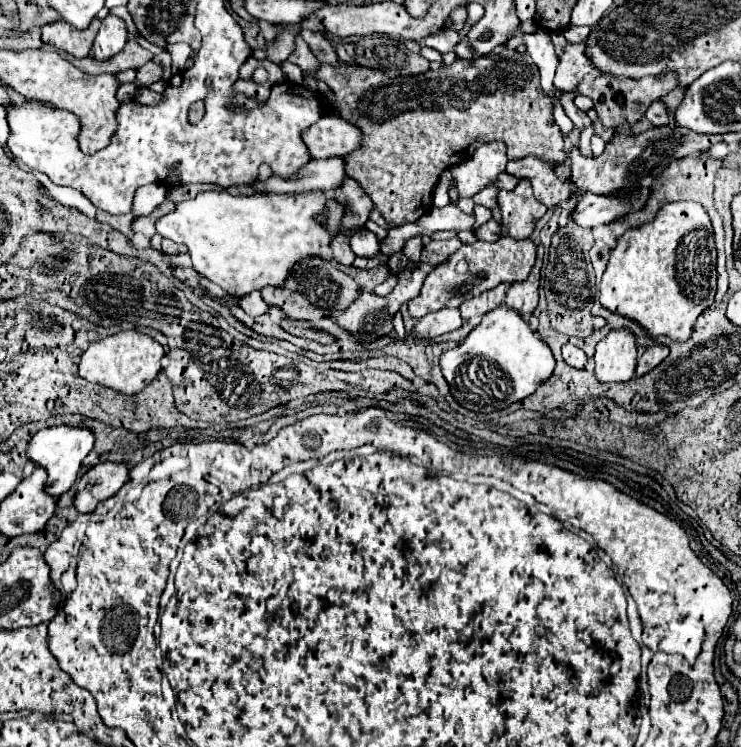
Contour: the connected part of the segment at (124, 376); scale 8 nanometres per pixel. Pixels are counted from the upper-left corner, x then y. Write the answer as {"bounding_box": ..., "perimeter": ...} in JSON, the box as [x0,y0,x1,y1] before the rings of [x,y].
{"bounding_box":[80,330,164,394],"perimeter":[[[122,330],[88,346],[80,360],[80,376],[90,382],[110,386],[124,394],[136,394],[158,376],[158,372],[162,370],[162,356],[164,348],[152,336],[142,334],[138,330]]]}

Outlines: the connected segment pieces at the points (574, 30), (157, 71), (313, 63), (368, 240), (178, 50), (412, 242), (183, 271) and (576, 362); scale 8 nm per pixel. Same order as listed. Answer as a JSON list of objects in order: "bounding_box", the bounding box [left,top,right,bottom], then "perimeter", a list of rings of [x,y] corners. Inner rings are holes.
[{"bounding_box":[562,26,590,42],"perimeter":[[[566,26],[566,32],[562,32],[566,36],[568,42],[584,42],[586,36],[590,34],[590,28],[582,28],[582,26]]]},{"bounding_box":[134,60,164,86],"perimeter":[[[150,60],[148,64],[144,64],[144,66],[138,70],[138,76],[136,76],[136,82],[134,82],[134,84],[150,86],[150,84],[154,84],[154,82],[162,80],[162,72],[164,72],[162,64],[158,64],[158,62]]]},{"bounding_box":[288,36,318,74],"perimeter":[[[298,36],[298,40],[296,40],[296,50],[288,56],[288,60],[292,60],[294,64],[298,64],[300,68],[302,68],[302,72],[308,72],[308,74],[312,74],[314,72],[314,68],[318,68],[318,60],[316,60],[316,56],[310,52],[310,48],[308,48],[308,44]]]},{"bounding_box":[348,226,380,256],"perimeter":[[[366,226],[362,228],[356,228],[350,236],[348,236],[348,242],[354,250],[356,256],[374,256],[378,250],[380,250],[380,242],[376,238],[374,232],[370,232]]]},{"bounding_box":[163,43,193,75],"perimeter":[[[186,43],[167,44],[163,50],[167,50],[172,56],[171,70],[173,75],[183,72],[185,63],[193,52]]]},{"bounding_box":[402,236,424,260],"perimeter":[[[412,236],[412,238],[404,244],[402,252],[404,252],[404,256],[406,256],[408,260],[420,260],[422,246],[424,246],[424,236]]]},{"bounding_box":[174,266,202,288],"perimeter":[[[176,266],[174,268],[174,276],[178,276],[180,280],[184,280],[188,286],[192,288],[202,288],[198,282],[198,274],[192,268],[184,268],[184,266]]]},{"bounding_box":[562,344,588,368],"perimeter":[[[566,344],[566,346],[562,348],[562,356],[564,356],[564,360],[570,362],[574,368],[584,368],[586,362],[588,362],[588,356],[584,354],[584,350],[578,348],[578,346],[572,346],[572,344]]]}]

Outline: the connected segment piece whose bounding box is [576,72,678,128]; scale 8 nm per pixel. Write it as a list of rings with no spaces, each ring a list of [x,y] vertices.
[[[668,72],[666,76],[644,76],[640,80],[626,80],[624,76],[616,78],[616,76],[602,74],[594,80],[584,80],[582,84],[578,84],[576,92],[590,96],[594,100],[594,108],[606,128],[620,128],[624,122],[628,122],[628,124],[638,122],[636,120],[638,116],[634,112],[642,110],[642,104],[648,108],[654,100],[668,94],[676,84],[678,84],[678,76],[674,76],[674,72]]]

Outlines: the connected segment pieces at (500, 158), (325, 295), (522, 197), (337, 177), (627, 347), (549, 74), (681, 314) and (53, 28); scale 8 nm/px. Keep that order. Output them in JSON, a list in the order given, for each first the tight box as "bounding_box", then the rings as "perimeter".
[{"bounding_box":[450,142,506,198],"perimeter":[[[490,142],[480,146],[470,160],[452,166],[450,170],[460,198],[472,198],[486,184],[494,182],[496,176],[504,170],[506,162],[506,146],[502,142]]]},{"bounding_box":[260,256,360,322],"perimeter":[[[308,256],[306,260],[302,260],[302,264],[296,264],[294,272],[290,272],[290,280],[286,280],[282,288],[266,286],[260,290],[268,306],[280,306],[288,316],[296,320],[310,320],[310,322],[322,316],[338,316],[338,312],[342,312],[346,306],[354,302],[358,292],[360,286],[354,282],[354,278],[332,266],[332,262],[316,256]]]},{"bounding_box":[498,178,548,240],"perimeter":[[[527,178],[521,180],[519,192],[500,190],[498,204],[500,204],[500,212],[502,212],[500,226],[508,236],[512,236],[516,240],[528,238],[534,232],[536,222],[548,210],[540,200],[534,198],[531,181]]]},{"bounding_box":[252,156,346,194],"perimeter":[[[332,156],[326,160],[310,160],[306,166],[300,168],[300,172],[292,178],[276,178],[272,176],[268,182],[256,180],[252,188],[258,192],[272,192],[272,194],[286,194],[286,192],[310,192],[310,190],[322,190],[332,192],[342,186],[346,180],[344,170],[344,158]]]},{"bounding_box":[596,328,636,382],"perimeter":[[[628,328],[610,330],[596,344],[596,378],[600,382],[624,382],[634,376],[636,370],[636,336]]]},{"bounding_box":[506,32,558,102],"perimeter":[[[534,32],[534,34],[528,34],[524,38],[512,38],[506,48],[514,50],[519,45],[526,45],[528,48],[528,54],[536,62],[536,66],[540,68],[540,80],[544,84],[544,90],[554,102],[552,80],[554,80],[554,70],[558,66],[558,58],[554,54],[554,44],[552,44],[550,36],[544,32]]]},{"bounding_box":[600,202,716,340],"perimeter":[[[698,202],[664,204],[652,222],[628,228],[610,250],[610,260],[600,280],[600,302],[612,312],[640,322],[650,336],[688,340],[696,318],[714,302],[716,294],[716,246],[708,212]]]},{"bounding_box":[42,18,100,58],"perimeter":[[[94,18],[86,30],[74,30],[64,20],[58,20],[58,22],[42,26],[42,40],[46,44],[56,46],[58,50],[66,50],[68,54],[76,58],[84,58],[92,52],[92,44],[98,34],[98,28],[100,28],[98,18]]]}]

